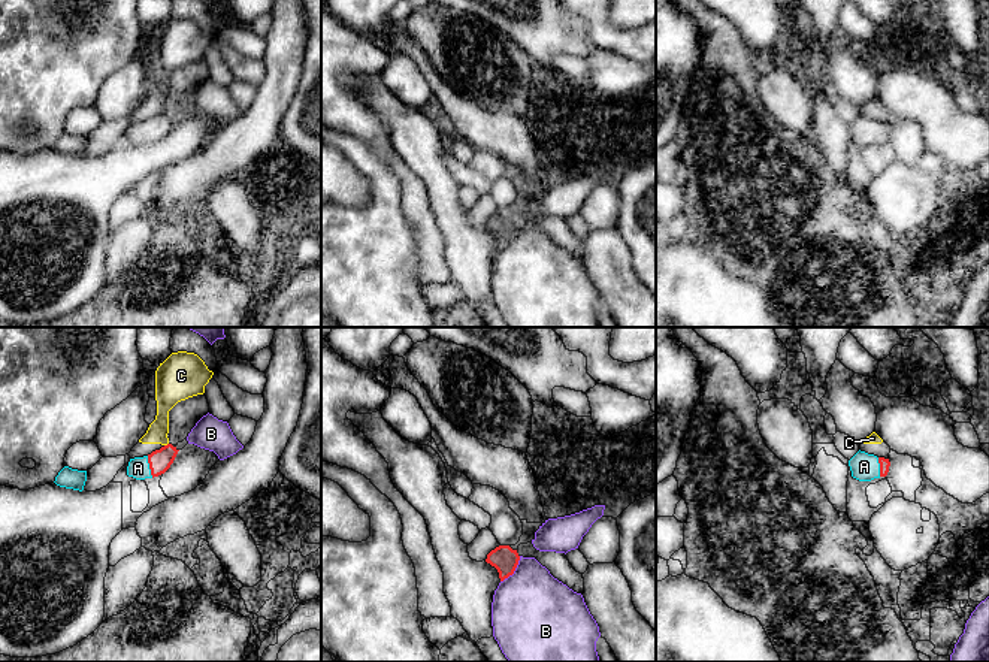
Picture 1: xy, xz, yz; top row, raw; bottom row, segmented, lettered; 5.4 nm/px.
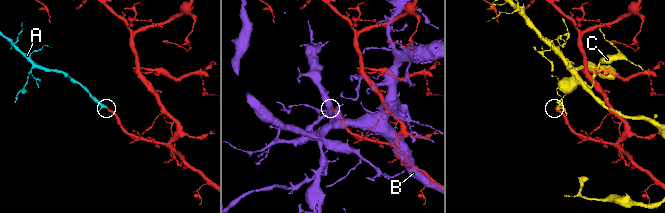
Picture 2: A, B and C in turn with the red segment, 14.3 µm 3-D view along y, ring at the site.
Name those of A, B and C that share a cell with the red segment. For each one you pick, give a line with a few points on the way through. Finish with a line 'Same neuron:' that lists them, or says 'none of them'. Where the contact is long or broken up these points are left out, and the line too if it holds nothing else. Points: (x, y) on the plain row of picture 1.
A: Path across: xy (160, 126), (150, 132), (138, 133)
Same neuron: A

